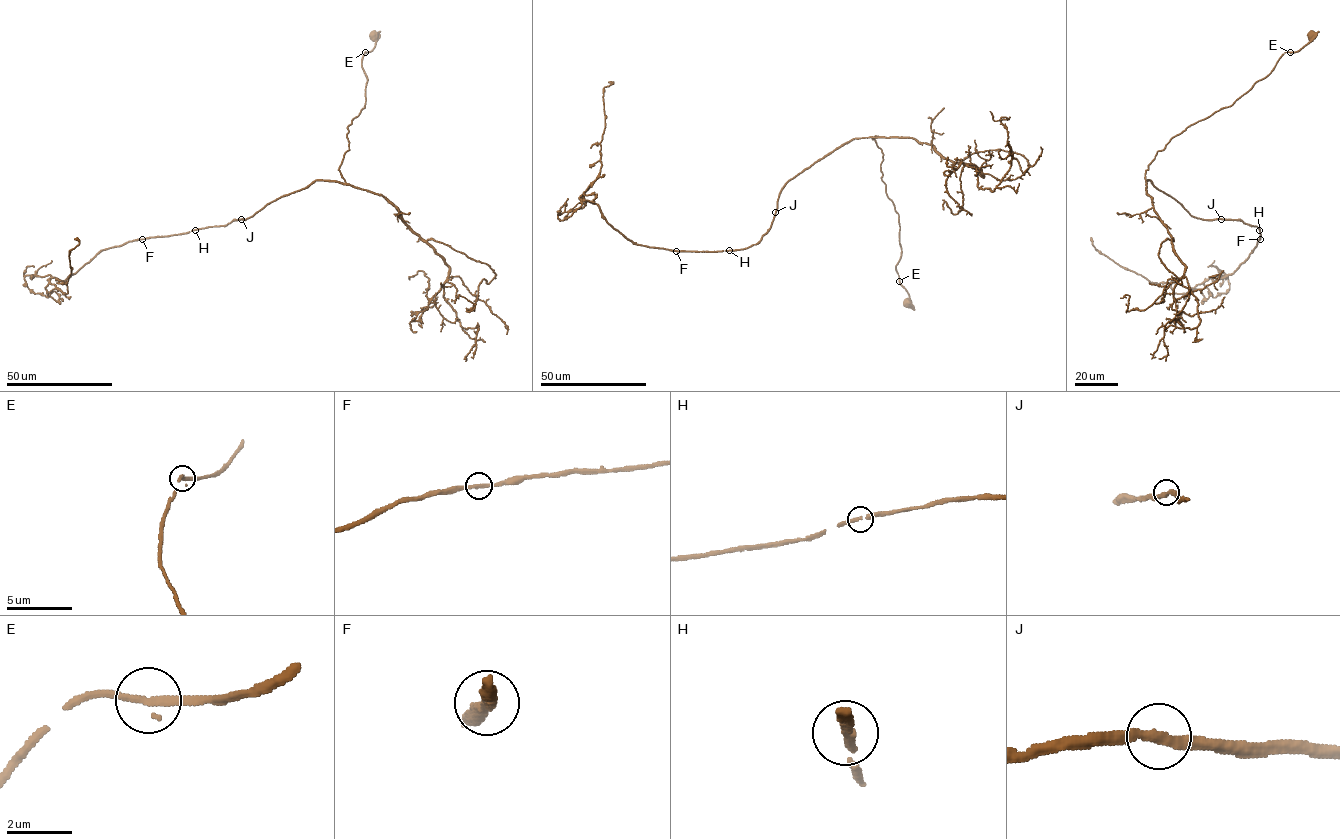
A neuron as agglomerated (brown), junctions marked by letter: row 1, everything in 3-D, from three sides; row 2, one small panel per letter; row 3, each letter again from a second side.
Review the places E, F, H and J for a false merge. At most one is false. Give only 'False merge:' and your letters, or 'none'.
False merge: none

